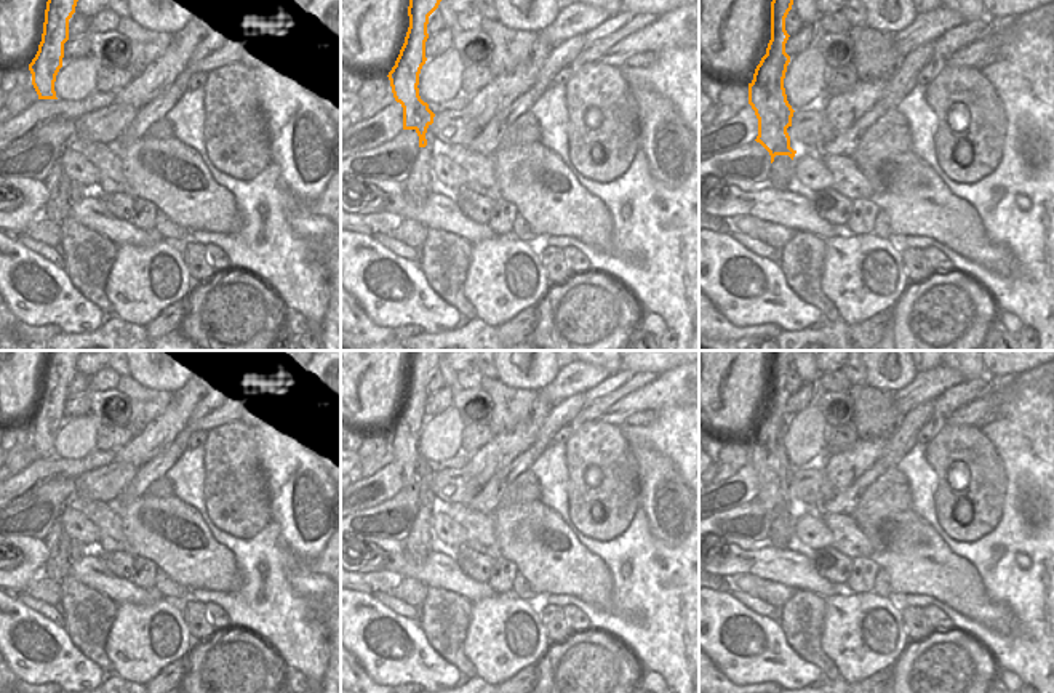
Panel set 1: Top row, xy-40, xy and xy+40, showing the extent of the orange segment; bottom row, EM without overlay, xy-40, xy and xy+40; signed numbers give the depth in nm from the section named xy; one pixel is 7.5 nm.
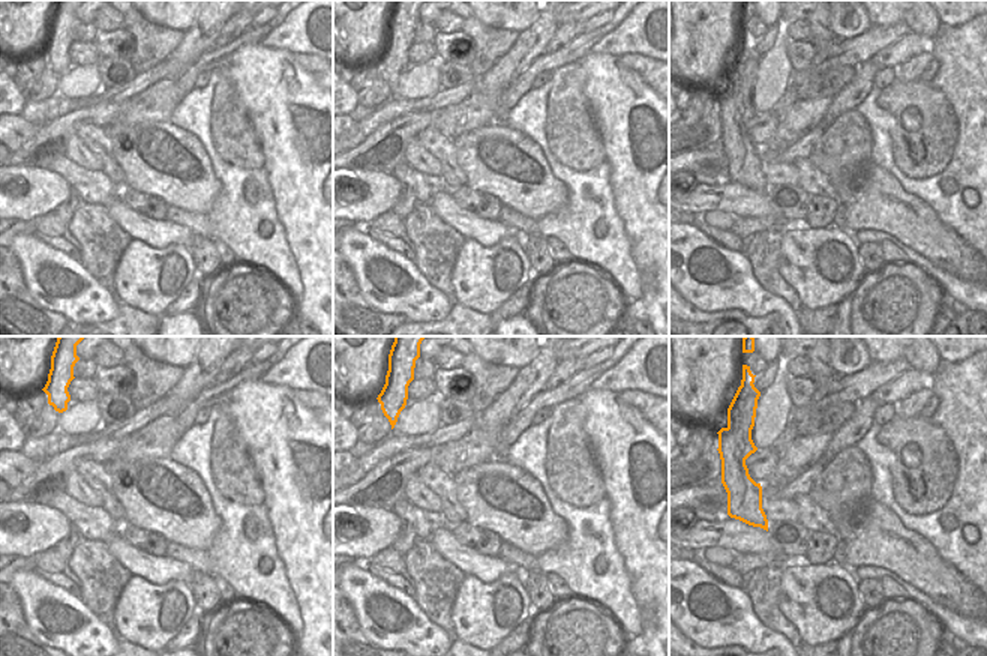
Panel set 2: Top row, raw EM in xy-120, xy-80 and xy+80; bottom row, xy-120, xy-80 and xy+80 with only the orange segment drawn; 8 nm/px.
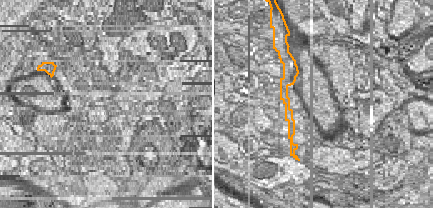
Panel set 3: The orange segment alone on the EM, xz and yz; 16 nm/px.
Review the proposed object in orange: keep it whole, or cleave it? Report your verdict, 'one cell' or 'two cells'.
two cells

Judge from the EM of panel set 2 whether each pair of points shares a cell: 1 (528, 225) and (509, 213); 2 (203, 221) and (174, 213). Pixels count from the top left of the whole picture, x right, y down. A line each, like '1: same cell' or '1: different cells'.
1: same cell
2: same cell

